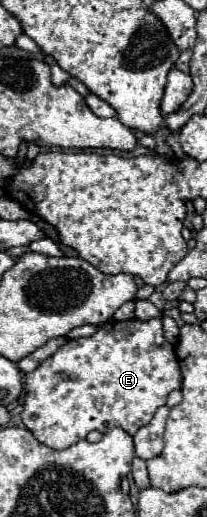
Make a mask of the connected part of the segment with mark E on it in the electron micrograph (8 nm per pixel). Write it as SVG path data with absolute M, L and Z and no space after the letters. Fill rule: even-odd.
M159 318L151 320L113 320L97 328L93 336L69 340L53 356L41 362L33 372L25 376L25 406L23 406L23 424L27 430L45 446L53 450L65 450L75 442L83 440L91 430L107 432L113 428L123 428L133 436L141 426L153 420L153 414L159 406L165 406L167 396L173 390L181 388L181 370L175 358L173 344L163 338L163 326Z

